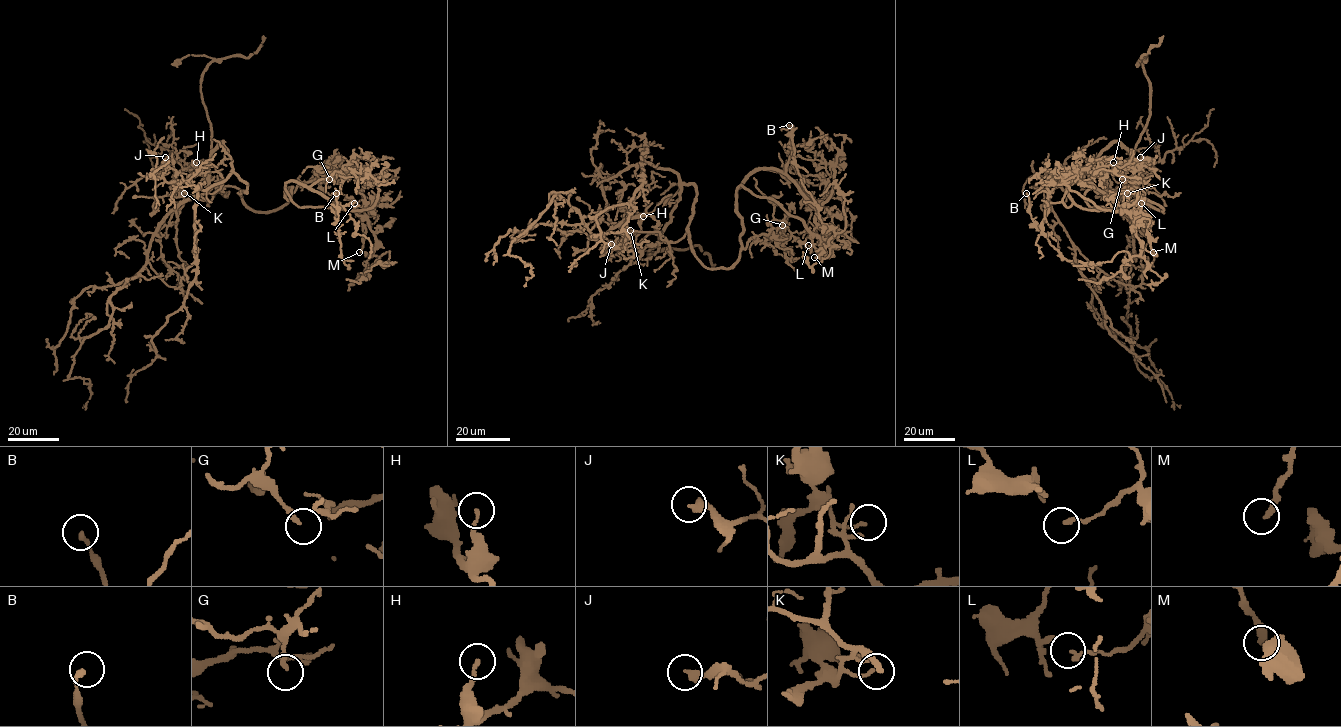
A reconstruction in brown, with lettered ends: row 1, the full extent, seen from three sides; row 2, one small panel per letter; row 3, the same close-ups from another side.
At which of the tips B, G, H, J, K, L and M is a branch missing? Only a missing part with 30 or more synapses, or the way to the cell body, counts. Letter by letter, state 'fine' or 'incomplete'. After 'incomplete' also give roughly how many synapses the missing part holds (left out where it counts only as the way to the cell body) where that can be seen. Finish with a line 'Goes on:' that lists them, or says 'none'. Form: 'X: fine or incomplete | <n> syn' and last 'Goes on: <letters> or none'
B: fine
G: fine
H: fine
J: fine
K: fine
L: fine
M: fine
Goes on: none

